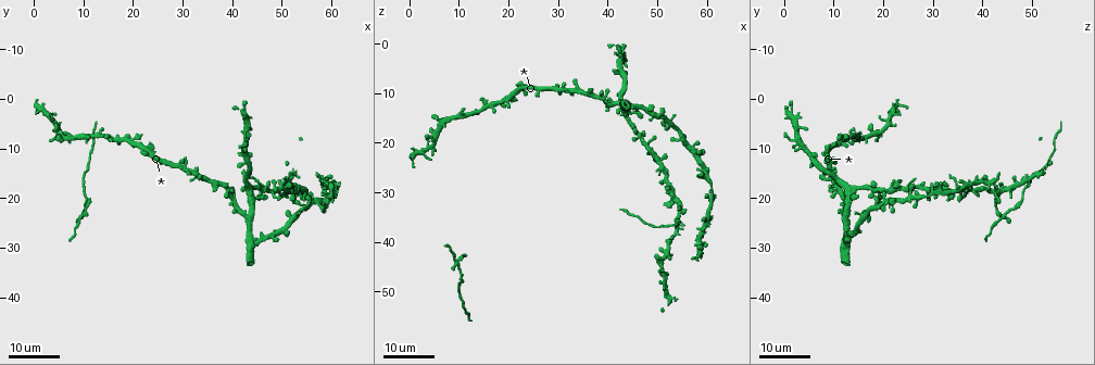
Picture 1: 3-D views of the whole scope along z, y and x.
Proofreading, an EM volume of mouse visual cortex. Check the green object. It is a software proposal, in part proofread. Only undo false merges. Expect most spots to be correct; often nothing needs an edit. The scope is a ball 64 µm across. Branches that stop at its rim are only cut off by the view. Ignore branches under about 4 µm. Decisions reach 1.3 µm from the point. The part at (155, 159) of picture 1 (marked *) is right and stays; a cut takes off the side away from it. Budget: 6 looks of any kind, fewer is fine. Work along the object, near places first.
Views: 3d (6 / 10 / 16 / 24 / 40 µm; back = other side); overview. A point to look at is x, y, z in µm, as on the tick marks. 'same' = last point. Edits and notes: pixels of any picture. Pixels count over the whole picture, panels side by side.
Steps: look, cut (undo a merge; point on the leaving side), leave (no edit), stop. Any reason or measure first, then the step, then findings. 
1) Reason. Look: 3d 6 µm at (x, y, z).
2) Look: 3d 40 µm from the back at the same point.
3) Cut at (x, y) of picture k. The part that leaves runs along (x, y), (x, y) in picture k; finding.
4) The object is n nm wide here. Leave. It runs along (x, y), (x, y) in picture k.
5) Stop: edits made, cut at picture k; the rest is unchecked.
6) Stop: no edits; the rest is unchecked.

Branch point. Look: 3d 16 µm at (4.0, 4.5, 21.0).

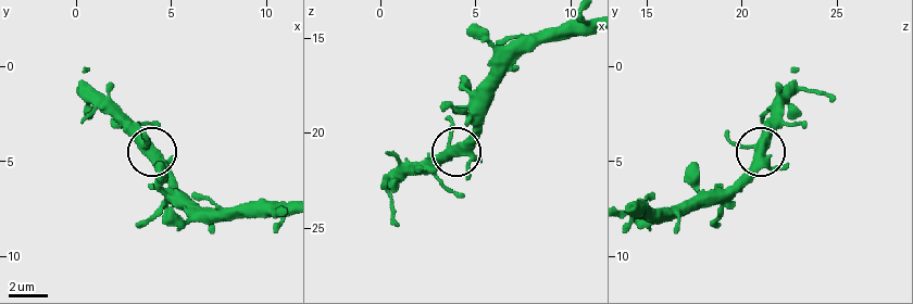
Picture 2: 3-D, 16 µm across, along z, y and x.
Look: 3d 10 µm at (4.3, 5.0, 21.1).

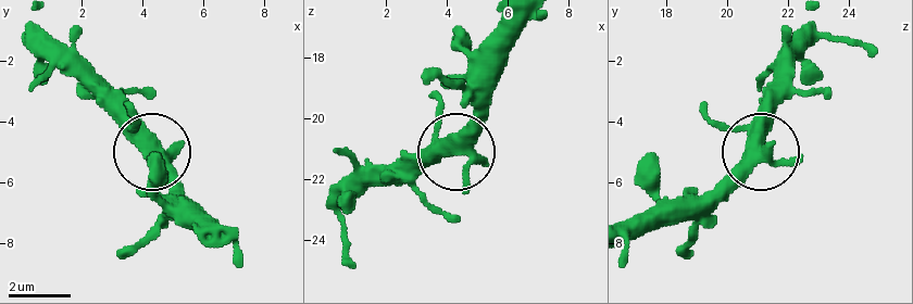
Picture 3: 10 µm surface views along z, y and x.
The object is 440 nm wide here. Leave. Continuous, no second neuron.

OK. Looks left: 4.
Thick turns thin. Look: 3d 24 µm at (10.5, 23.0, 43.0).

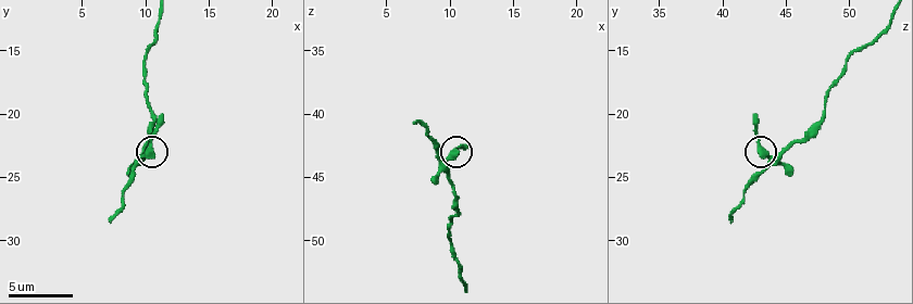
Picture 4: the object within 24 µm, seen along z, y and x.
Look: 3d 6 µm at (10.4, 22.8, 43.0).

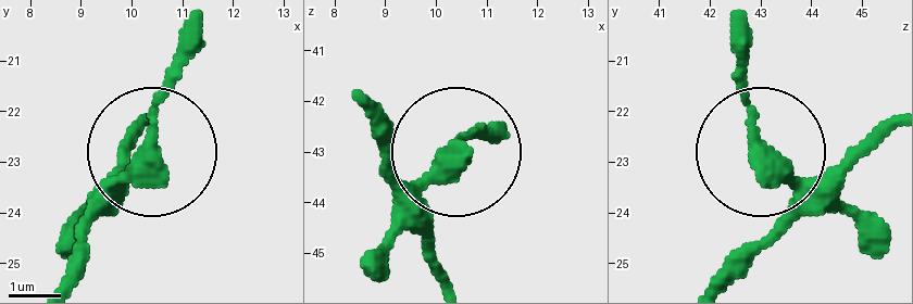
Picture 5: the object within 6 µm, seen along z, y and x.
Leave. Continuous, no second neuron.

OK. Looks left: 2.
Look: 3d 16 µm at (44.0, 24.0, 12.5).

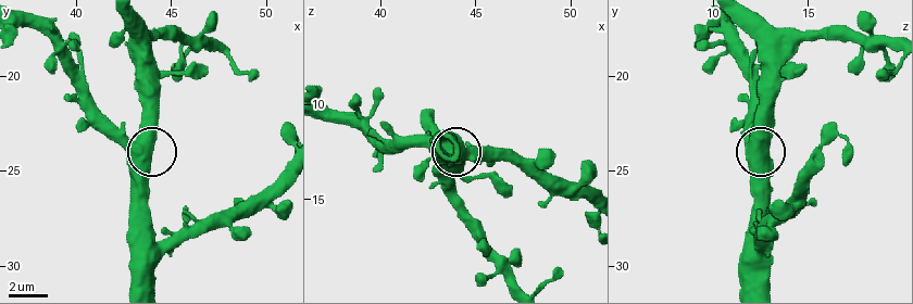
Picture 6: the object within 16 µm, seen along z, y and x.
Look: 3d 10 µm at (43.9, 23.6, 12.5).

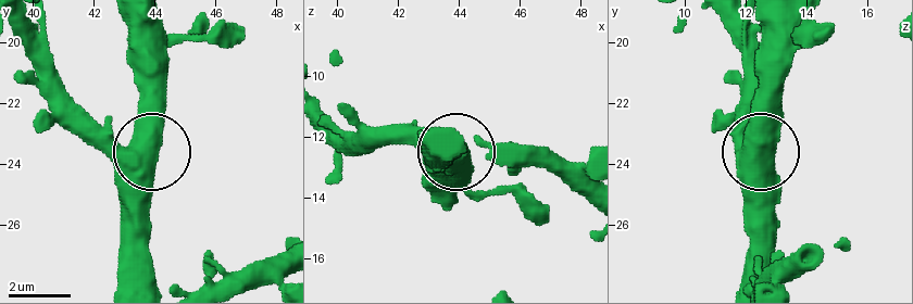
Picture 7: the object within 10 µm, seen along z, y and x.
Leave. Continuous, no second neuron.

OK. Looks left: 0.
Stop: no edits; the rest is unchecked.

